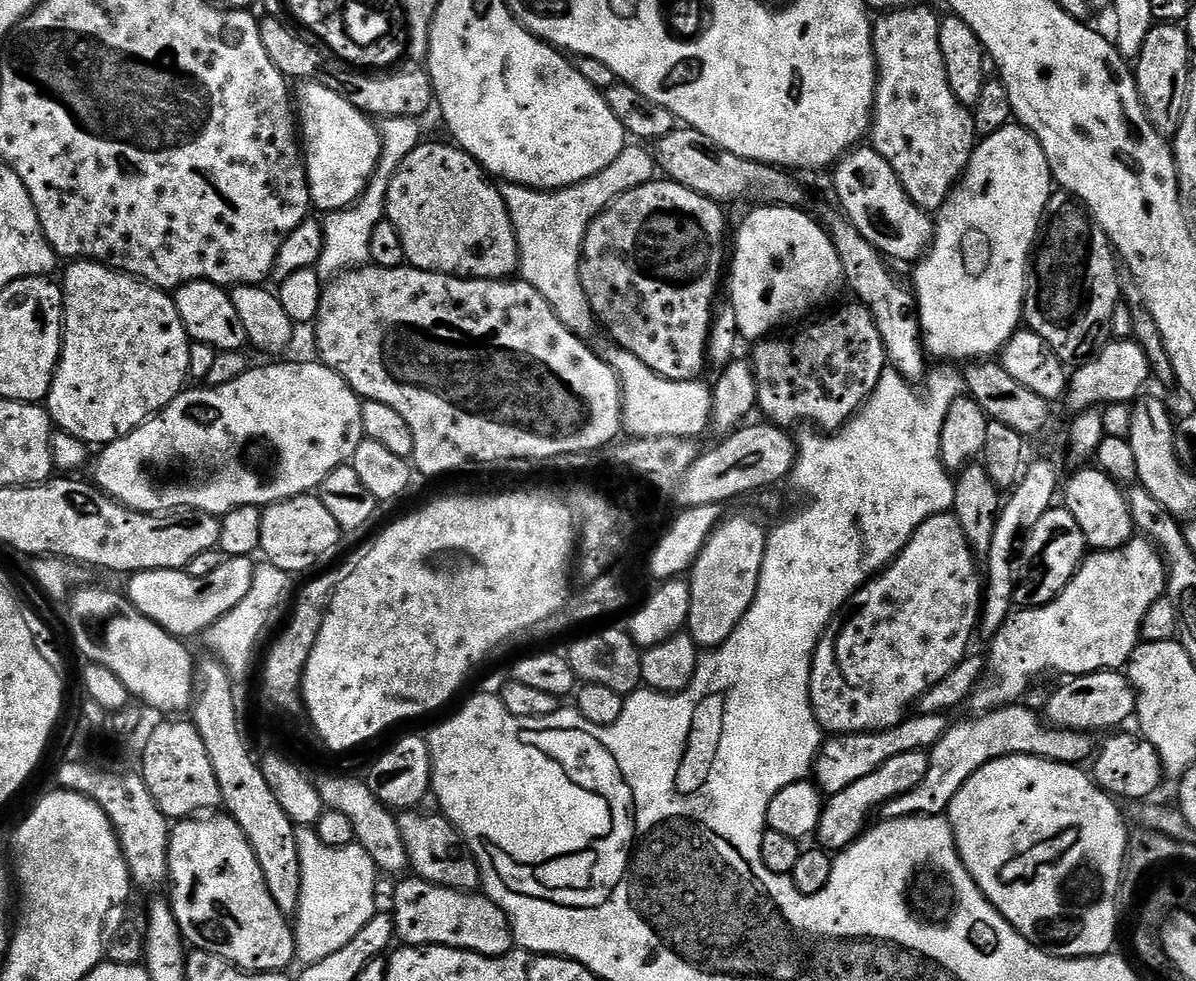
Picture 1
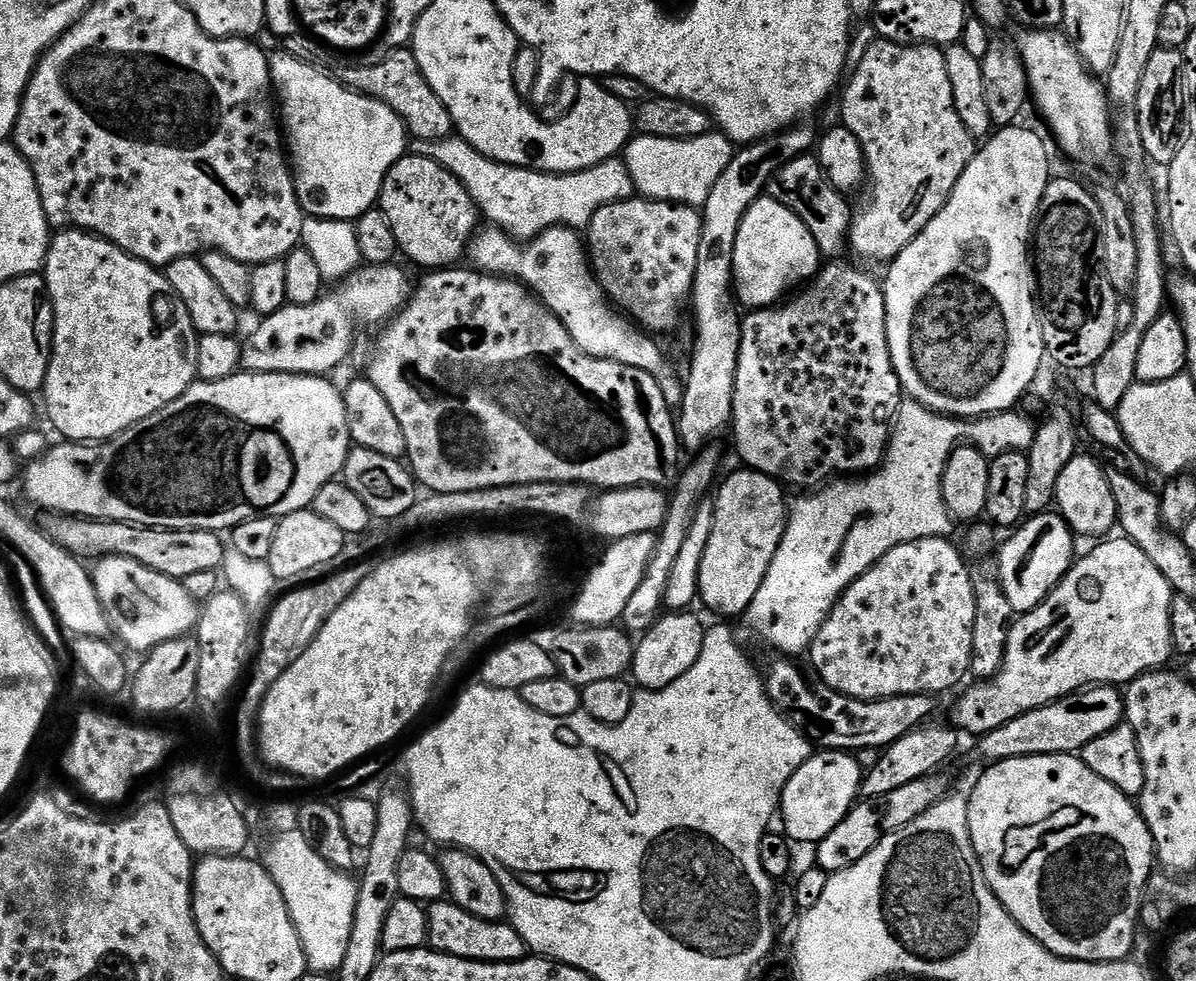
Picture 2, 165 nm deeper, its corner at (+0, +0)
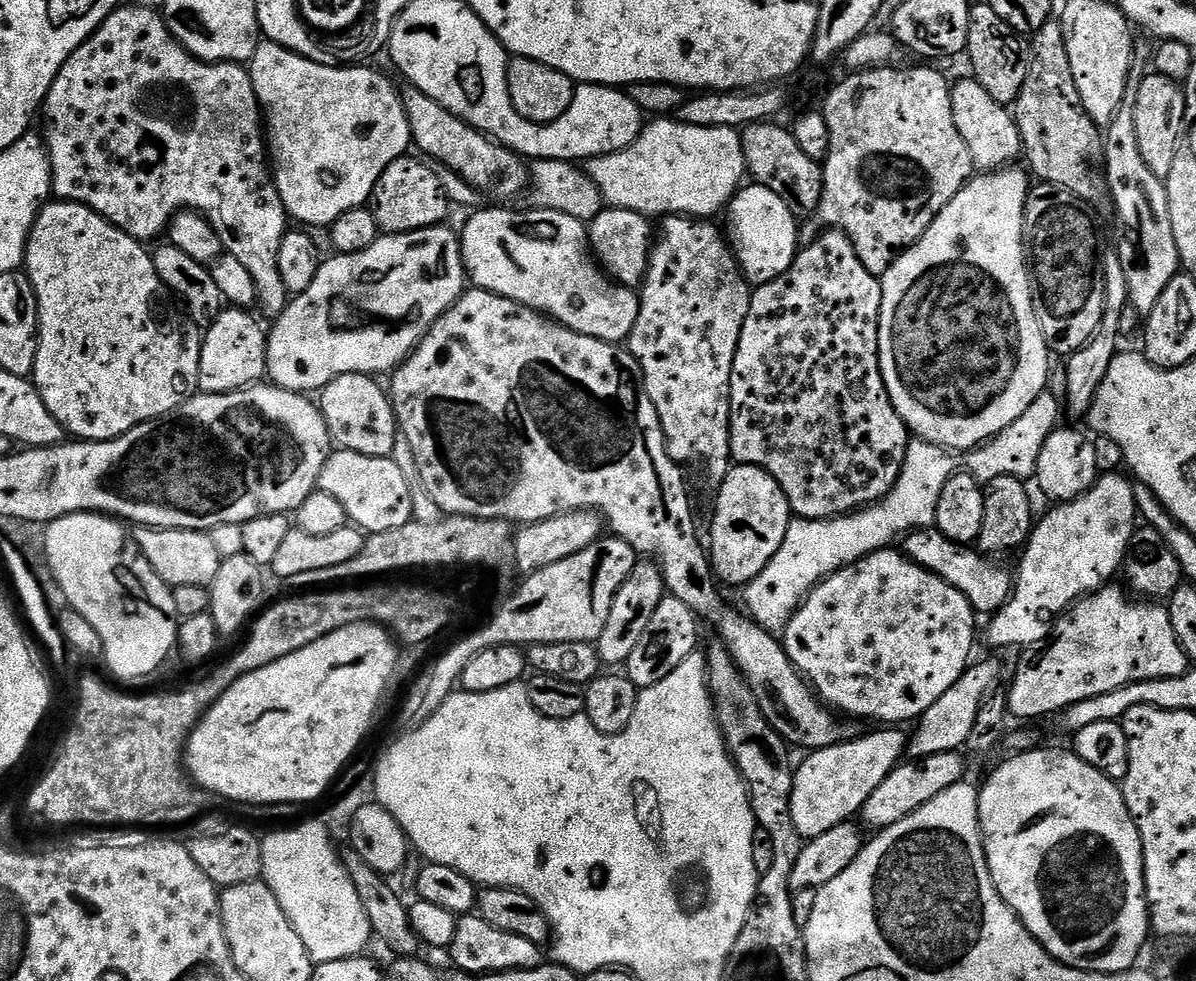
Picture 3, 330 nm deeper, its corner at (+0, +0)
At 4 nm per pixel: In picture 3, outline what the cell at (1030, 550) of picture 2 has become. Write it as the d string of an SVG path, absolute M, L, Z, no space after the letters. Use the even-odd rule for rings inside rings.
M917 528L903 537L902 551L914 563L930 570L938 578L950 582L954 590L958 590L968 599L973 612L977 614L995 614L1004 605L1013 590L1013 573L1007 572L995 559L966 544L955 544L946 534L935 528Z

